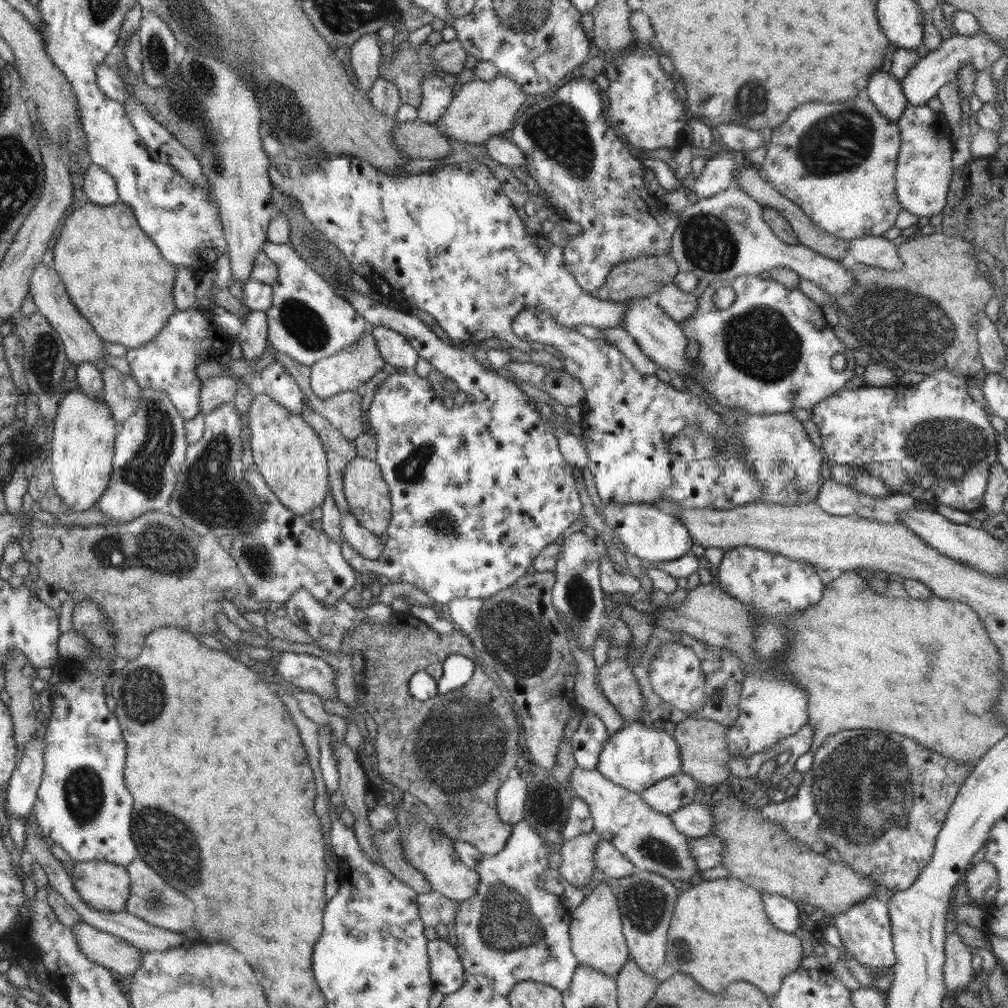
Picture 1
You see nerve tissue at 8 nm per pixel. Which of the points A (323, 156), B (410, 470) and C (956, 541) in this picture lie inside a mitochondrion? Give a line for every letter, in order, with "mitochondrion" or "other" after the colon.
A: other
B: mitochondrion
C: other

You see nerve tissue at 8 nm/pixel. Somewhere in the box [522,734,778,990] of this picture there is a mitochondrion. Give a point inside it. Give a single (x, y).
(644, 903)

